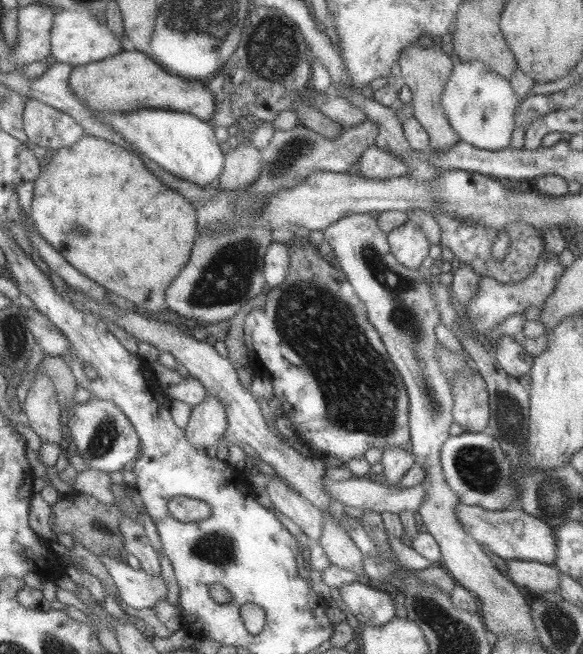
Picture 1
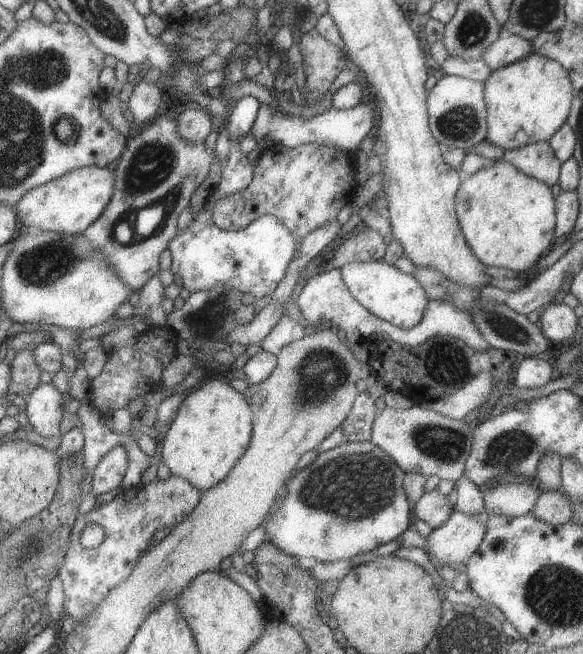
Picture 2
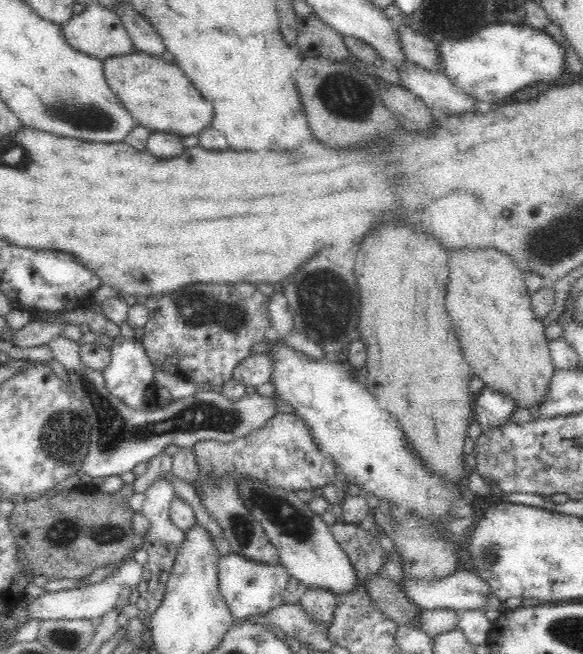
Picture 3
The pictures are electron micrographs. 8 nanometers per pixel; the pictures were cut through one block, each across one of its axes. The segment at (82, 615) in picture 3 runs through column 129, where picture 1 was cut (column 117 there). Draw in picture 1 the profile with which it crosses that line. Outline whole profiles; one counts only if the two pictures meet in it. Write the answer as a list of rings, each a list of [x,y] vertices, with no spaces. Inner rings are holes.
[[[95,554],[111,576],[122,601],[139,610],[153,608],[167,593],[167,585],[160,574],[149,576],[143,570],[134,569],[124,563],[121,557],[111,554]]]

